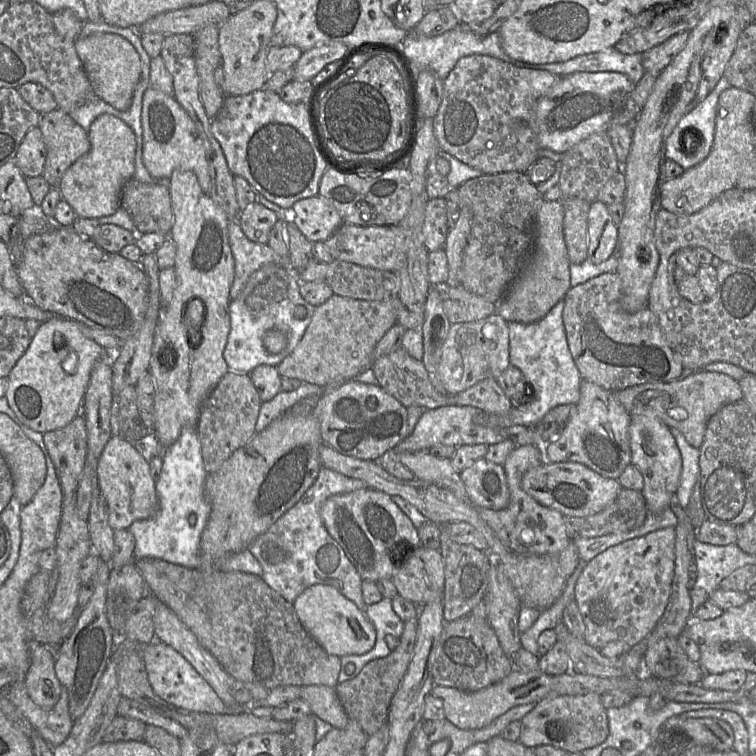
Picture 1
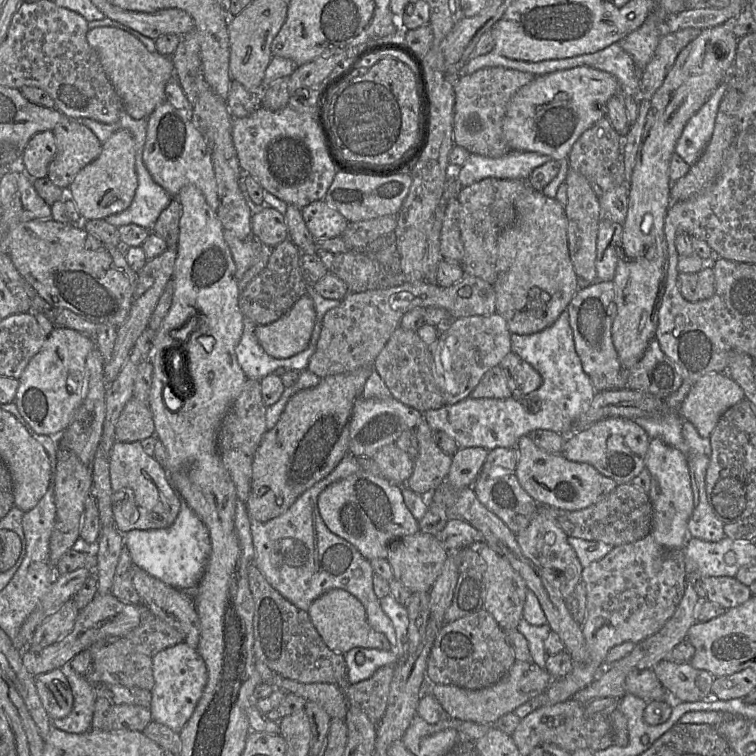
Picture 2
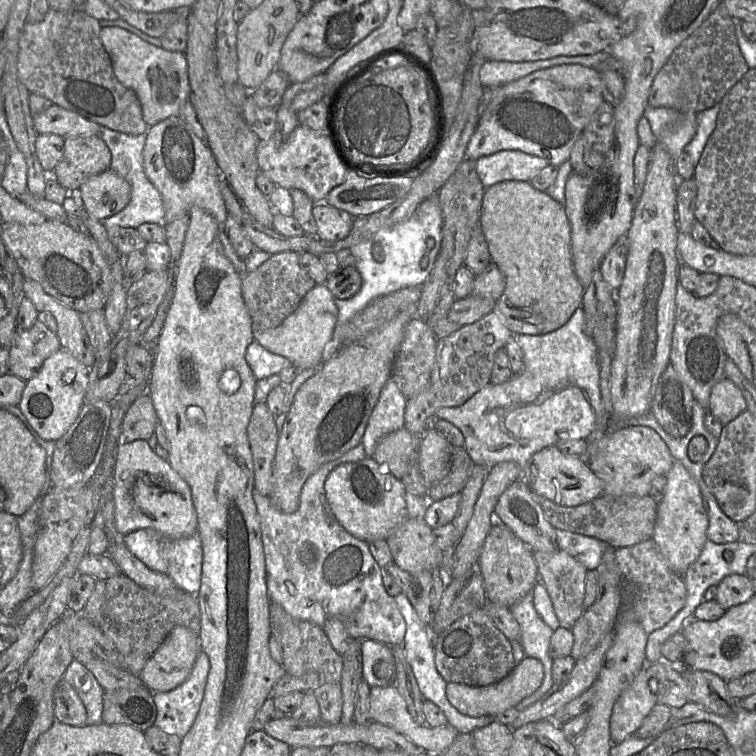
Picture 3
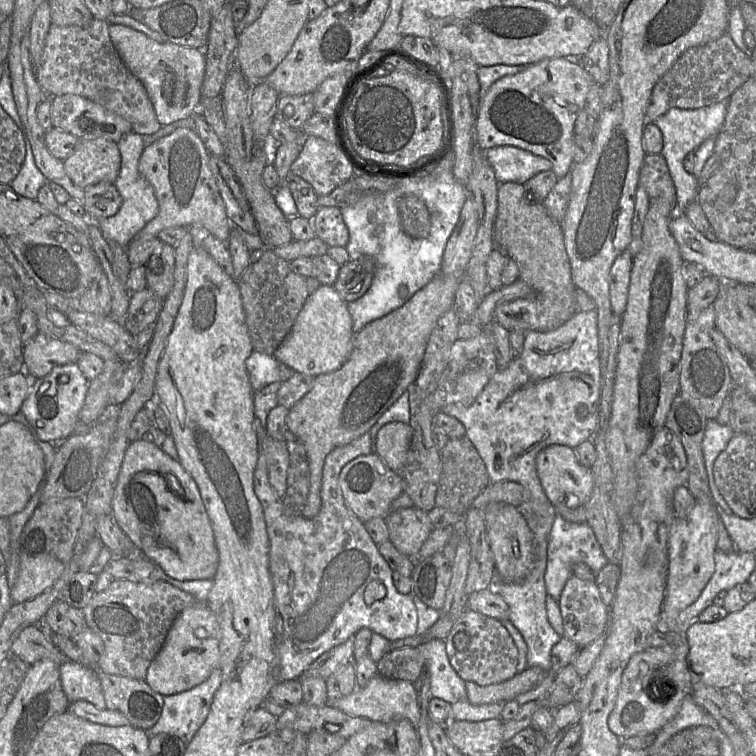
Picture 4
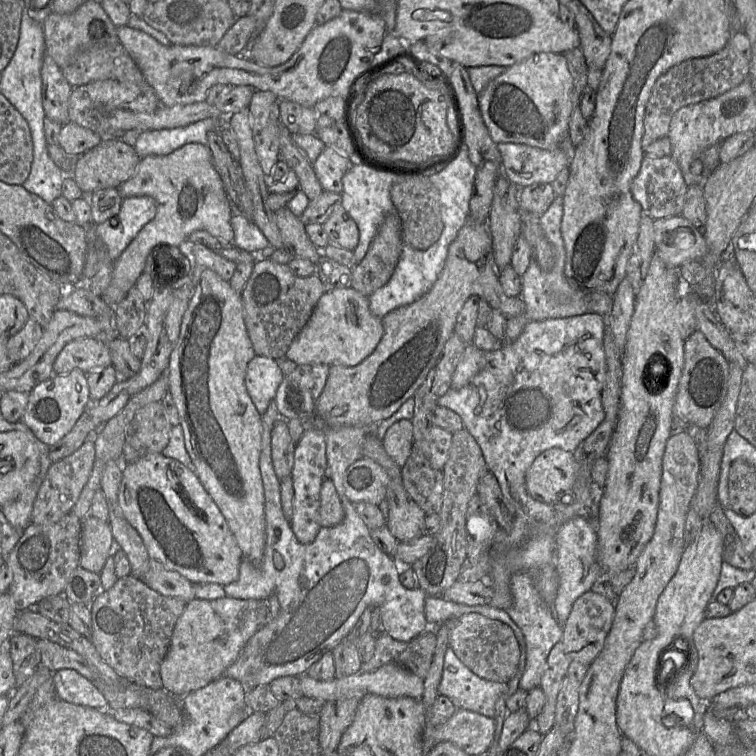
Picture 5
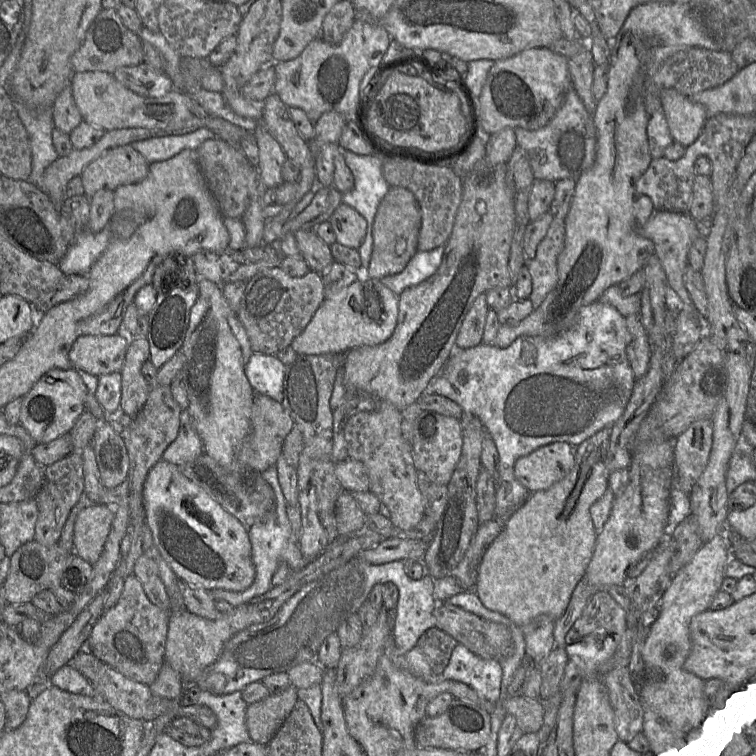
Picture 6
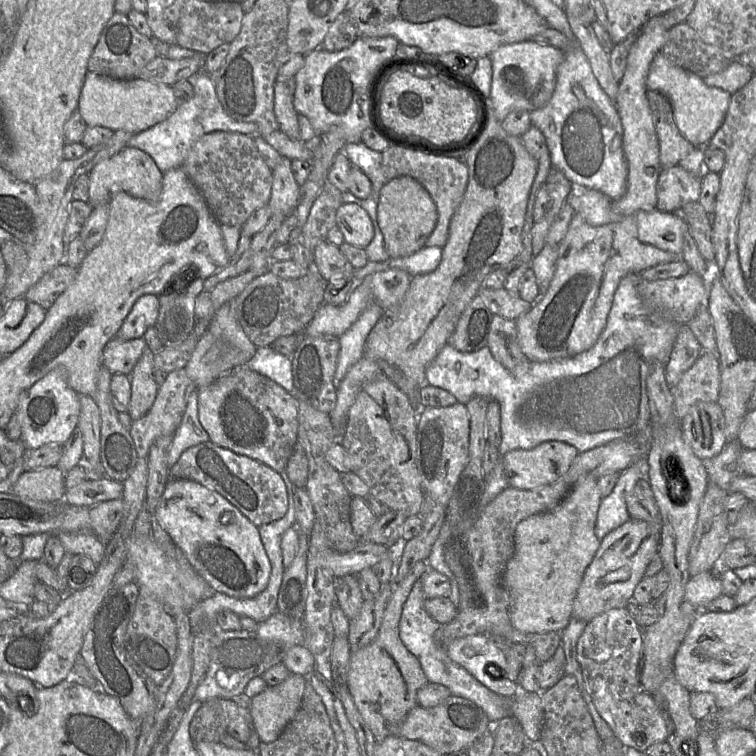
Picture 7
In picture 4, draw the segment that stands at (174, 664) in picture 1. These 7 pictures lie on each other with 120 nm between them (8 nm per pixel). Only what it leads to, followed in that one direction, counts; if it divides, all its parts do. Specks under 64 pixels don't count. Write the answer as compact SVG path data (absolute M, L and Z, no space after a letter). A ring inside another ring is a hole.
M219 668L214 669L210 676L201 684L190 690L165 696L162 715L157 724L146 730L150 737L161 733L172 734L179 737L188 745L200 727L206 721L211 709L214 695L222 682L222 672Z

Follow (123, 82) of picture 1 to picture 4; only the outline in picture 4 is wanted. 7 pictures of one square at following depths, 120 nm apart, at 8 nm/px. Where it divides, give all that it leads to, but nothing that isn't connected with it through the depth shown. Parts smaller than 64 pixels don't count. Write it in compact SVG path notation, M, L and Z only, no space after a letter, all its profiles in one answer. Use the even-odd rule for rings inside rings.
M121 24L111 25L109 35L127 69L144 85L162 126L189 120L200 111L206 70L206 57L202 49L158 43L144 33Z

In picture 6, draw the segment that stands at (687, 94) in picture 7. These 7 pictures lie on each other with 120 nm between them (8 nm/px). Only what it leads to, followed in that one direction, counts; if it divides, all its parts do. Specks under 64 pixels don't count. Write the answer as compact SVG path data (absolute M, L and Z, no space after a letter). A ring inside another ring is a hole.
M673 88L661 91L661 102L674 141L684 147L691 145L708 119L705 108Z

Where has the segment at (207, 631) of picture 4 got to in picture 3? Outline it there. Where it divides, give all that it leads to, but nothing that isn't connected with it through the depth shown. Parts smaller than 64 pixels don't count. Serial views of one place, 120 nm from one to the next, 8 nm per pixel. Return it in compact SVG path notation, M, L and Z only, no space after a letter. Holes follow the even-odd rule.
M174 627L140 673L143 684L152 692L173 690L188 678L200 651L198 633Z

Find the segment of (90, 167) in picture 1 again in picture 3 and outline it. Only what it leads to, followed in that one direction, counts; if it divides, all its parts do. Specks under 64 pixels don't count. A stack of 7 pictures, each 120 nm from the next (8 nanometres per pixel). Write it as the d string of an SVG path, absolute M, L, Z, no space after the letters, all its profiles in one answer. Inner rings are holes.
M111 168L85 180L76 192L87 212L103 221L127 206L130 201L130 184Z

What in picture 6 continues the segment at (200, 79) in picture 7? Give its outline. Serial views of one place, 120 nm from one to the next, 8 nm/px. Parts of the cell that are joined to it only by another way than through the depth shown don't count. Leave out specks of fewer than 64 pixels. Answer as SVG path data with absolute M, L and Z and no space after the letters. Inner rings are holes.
M201 88L196 94L188 96L194 96L205 112L210 116L223 118L251 133L257 126L256 120L236 114L225 100L222 92L213 92ZM202 127L187 134L152 137L130 145L150 164L168 160L185 149L196 150L204 141L214 138L214 132Z

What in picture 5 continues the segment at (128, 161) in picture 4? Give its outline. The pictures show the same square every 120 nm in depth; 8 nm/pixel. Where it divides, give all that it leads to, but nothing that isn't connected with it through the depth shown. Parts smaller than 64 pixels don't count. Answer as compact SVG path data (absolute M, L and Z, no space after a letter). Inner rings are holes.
M128 197L123 199L116 216L101 224L95 224L95 234L104 244L112 261L119 258L139 231L155 217L156 212L153 198Z

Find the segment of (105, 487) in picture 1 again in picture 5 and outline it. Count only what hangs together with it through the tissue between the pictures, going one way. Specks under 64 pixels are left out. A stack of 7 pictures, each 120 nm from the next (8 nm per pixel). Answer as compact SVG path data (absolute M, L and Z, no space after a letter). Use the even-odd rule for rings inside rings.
M155 453L126 463L118 491L118 505L130 525L140 534L149 557L166 569L179 573L194 584L225 586L239 578L243 554L226 519L195 471L180 461Z

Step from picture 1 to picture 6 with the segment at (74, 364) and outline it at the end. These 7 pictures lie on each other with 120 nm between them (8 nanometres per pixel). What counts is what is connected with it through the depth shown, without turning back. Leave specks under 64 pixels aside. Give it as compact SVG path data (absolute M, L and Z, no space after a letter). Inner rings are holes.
M74 368L49 370L22 397L20 424L36 444L48 443L69 433L80 415L86 411L86 396L94 393L96 383L96 376L85 376Z

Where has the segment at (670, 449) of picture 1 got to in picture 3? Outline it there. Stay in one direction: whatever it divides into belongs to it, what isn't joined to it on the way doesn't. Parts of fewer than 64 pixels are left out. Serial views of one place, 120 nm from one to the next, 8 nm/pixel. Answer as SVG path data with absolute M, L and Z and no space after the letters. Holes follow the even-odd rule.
M675 460L665 477L666 484L663 497L658 503L652 539L658 544L672 570L684 575L688 567L697 560L708 540L708 514L703 505L699 485L681 462Z

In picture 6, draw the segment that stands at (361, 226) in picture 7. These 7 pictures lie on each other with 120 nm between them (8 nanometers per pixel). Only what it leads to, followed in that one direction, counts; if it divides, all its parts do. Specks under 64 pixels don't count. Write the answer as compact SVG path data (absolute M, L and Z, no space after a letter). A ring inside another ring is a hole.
M341 203L329 218L336 242L348 248L358 250L367 231L366 219L353 207Z

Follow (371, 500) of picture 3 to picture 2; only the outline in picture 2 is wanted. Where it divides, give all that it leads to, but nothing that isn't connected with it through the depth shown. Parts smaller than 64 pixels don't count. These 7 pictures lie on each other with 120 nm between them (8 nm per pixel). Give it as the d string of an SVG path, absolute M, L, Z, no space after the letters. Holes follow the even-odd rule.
M362 469L326 487L318 496L318 509L329 531L353 545L368 561L387 559L392 540L420 531L404 503L402 486Z

